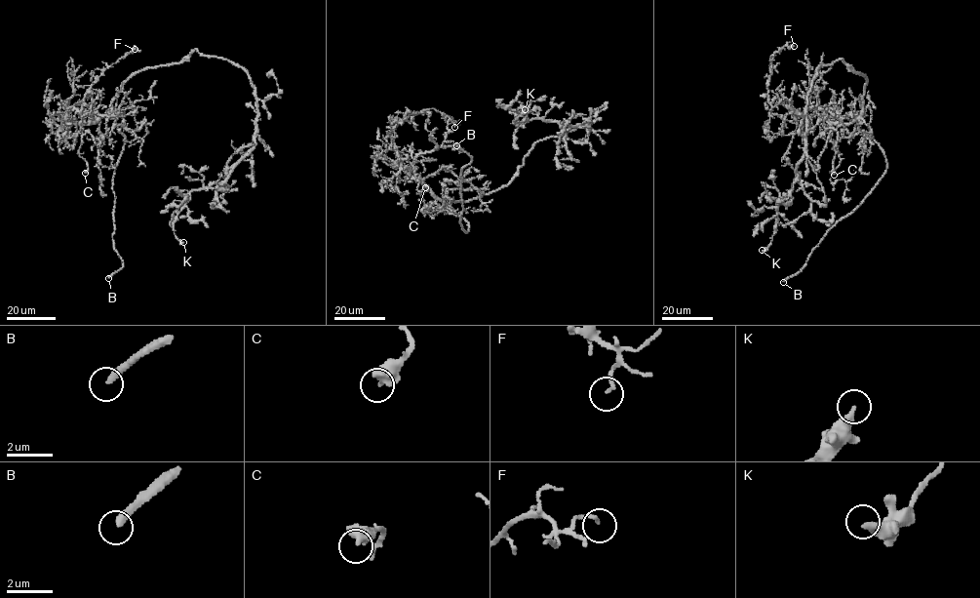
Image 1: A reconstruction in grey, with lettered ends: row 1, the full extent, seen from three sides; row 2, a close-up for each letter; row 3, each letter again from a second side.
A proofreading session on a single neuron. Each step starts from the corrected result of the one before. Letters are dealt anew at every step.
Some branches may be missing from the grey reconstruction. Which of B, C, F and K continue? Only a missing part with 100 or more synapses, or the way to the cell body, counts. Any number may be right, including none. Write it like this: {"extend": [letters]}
{"extend": ["B"]}

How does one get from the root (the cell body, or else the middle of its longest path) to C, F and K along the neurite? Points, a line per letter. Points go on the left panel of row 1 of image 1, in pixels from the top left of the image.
C: (180, 61), (135, 71), (122, 85), (103, 117), (83, 124), (79, 151), (87, 163), (88, 170), (85, 173)
F: (180, 61), (135, 71), (98, 121), (68, 119), (67, 109), (82, 110), (101, 73), (135, 49)
K: (180, 61), (195, 49), (237, 63), (257, 109), (255, 144), (177, 214), (183, 242)

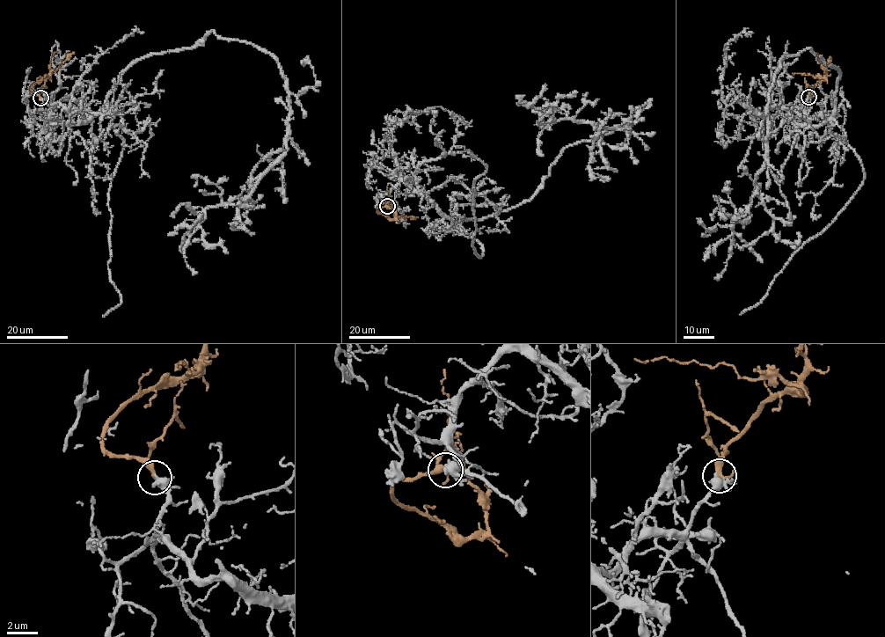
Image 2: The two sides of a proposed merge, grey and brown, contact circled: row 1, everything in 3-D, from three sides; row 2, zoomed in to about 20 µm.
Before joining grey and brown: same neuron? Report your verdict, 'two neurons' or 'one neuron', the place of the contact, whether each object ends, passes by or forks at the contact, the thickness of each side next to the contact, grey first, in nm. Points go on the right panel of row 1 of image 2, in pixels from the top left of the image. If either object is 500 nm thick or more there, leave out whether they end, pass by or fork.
one neuron; at (808, 97); grey forks there; brown ends there; 400 nm thick on the grey side, 400 nm on the other

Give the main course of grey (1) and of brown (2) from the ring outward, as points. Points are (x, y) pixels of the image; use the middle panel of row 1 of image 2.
1: (387, 205), (404, 181), (454, 222), (491, 216), (530, 200), (568, 146), (630, 133), (538, 124), (551, 108)
2: (387, 206), (379, 207), (376, 211), (394, 219), (395, 212), (388, 196), (387, 186)

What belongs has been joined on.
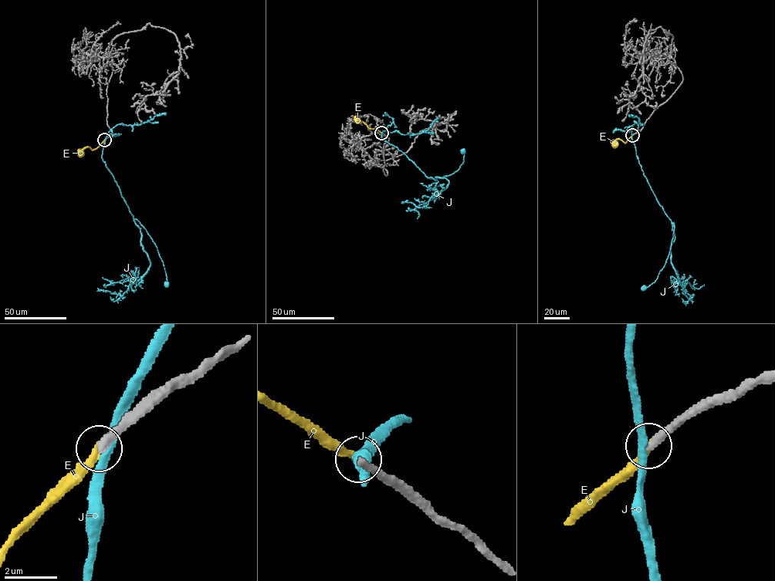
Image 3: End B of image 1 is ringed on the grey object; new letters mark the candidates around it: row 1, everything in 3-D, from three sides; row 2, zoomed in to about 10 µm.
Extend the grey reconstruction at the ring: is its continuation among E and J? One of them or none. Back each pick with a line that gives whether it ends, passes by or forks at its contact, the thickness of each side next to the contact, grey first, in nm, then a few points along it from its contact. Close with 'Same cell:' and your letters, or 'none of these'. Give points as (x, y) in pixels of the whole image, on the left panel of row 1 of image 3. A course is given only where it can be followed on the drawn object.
E: it ends there; 360 nm thick on the grey side, 260 nm on the other; it runs (104, 140), (98, 147), (91, 150), (86, 147), (81, 153)
Same cell: E

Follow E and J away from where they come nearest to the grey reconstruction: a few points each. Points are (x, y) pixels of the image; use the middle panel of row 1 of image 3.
E: (381, 133), (358, 120)
J: (381, 133), (381, 138), (402, 152), (427, 177), (449, 175), (458, 170), (463, 162), (462, 150)

